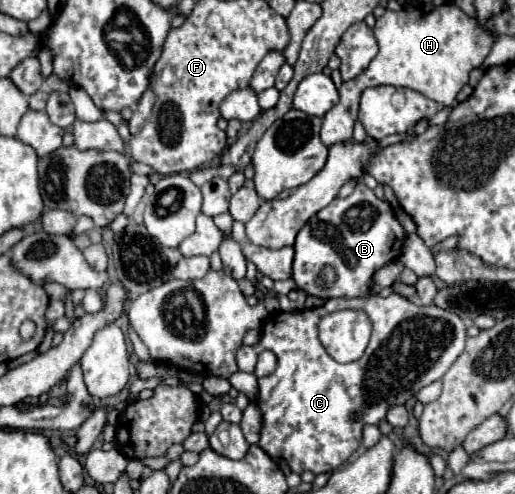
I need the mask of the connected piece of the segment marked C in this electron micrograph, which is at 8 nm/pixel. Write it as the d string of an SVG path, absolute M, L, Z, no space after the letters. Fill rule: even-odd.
M390 293L388 297L374 295L370 299L330 299L318 309L270 313L262 327L260 341L252 347L240 347L236 355L238 369L248 373L254 373L256 357L264 349L274 351L278 357L276 371L268 377L258 379L258 409L262 413L262 431L258 445L270 457L286 459L292 473L330 473L346 463L348 457L362 445L362 431L366 425L378 425L386 417L386 411L390 407L404 405L408 399L416 397L422 387L440 379L464 351L464 343L466 325L456 313L440 309L436 305L416 305L406 297L400 297L398 293ZM342 309L362 309L372 321L370 347L366 347L364 355L358 361L346 365L334 361L318 339L318 321Z

